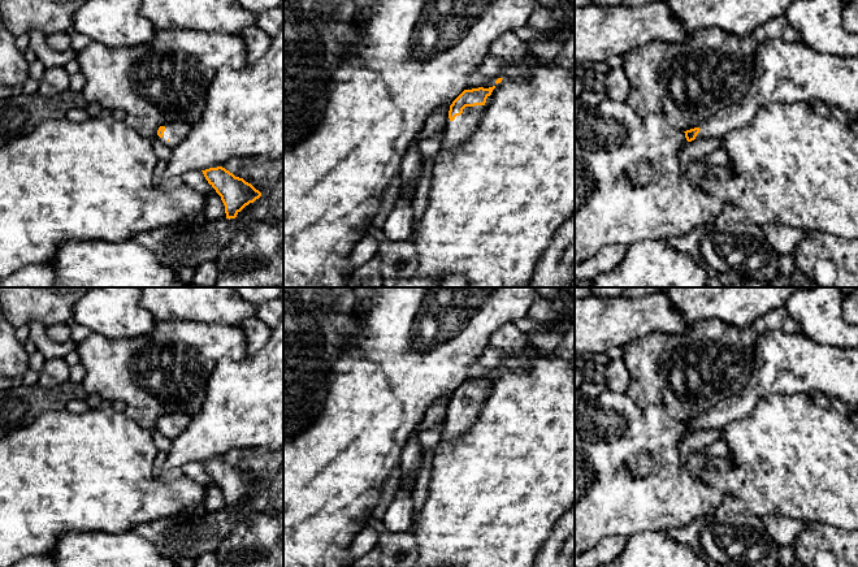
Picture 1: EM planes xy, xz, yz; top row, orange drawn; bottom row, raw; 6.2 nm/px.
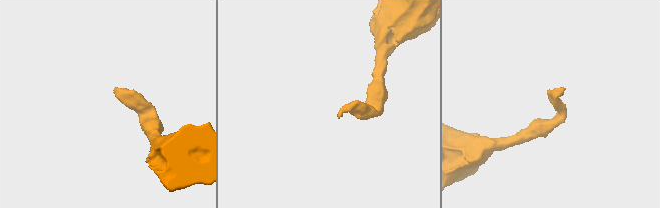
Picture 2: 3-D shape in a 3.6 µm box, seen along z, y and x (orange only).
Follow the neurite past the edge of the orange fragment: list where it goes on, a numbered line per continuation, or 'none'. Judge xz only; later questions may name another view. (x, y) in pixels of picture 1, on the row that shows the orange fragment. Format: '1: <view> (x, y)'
1: xz (456, 133)

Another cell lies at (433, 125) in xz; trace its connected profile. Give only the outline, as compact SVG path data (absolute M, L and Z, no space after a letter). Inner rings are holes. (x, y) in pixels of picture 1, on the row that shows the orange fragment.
M450 105L438 107L424 122L421 139L433 138L441 133L448 118Z

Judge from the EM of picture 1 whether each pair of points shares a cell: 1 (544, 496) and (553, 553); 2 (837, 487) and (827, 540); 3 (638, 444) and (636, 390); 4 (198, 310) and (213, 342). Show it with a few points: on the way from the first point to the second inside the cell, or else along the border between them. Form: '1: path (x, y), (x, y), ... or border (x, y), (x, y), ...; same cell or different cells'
1: border (560, 516), (537, 553); different cells
2: border (805, 523), (820, 522), (844, 529); different cells
3: border (625, 394), (641, 408), (661, 407), (667, 414); different cells
4: border (174, 319), (234, 327); different cells

